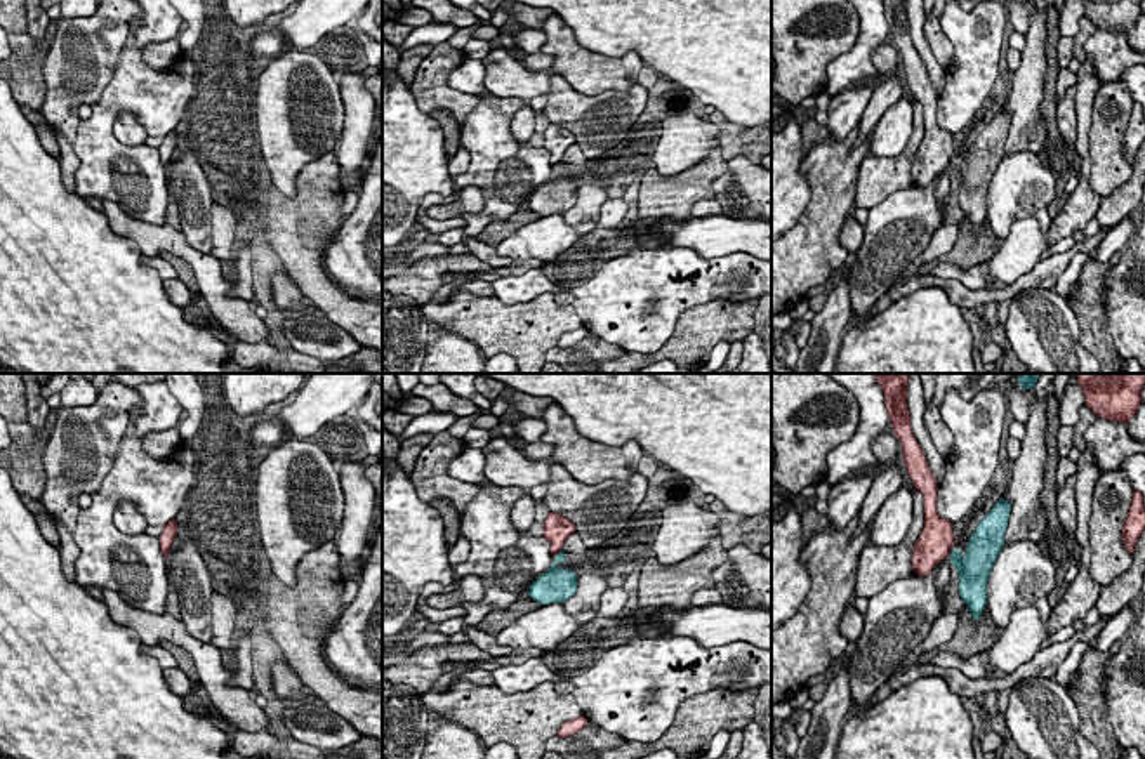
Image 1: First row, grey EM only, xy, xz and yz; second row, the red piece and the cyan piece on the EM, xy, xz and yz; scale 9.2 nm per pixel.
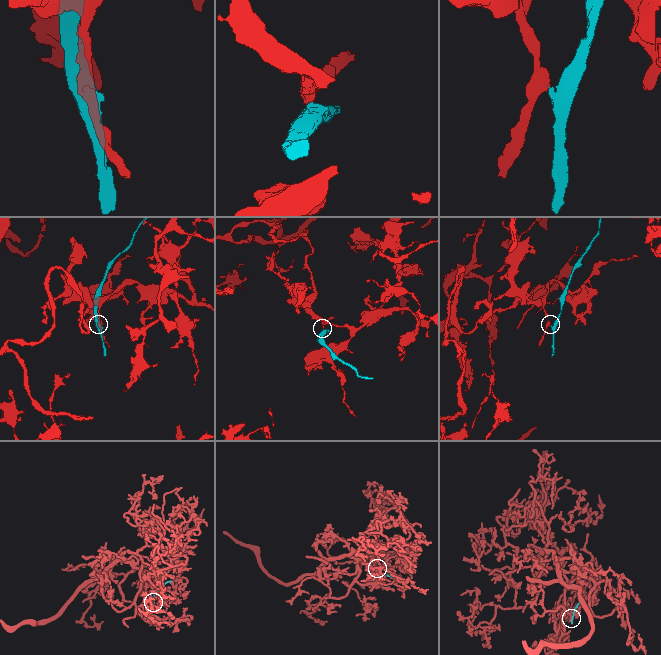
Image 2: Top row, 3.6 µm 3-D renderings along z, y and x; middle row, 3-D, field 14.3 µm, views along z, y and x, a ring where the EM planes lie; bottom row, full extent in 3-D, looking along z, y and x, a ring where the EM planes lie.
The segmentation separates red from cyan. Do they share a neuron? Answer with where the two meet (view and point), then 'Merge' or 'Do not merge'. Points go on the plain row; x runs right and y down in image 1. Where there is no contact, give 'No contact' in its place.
Touches red at yz (949, 164). Do not merge

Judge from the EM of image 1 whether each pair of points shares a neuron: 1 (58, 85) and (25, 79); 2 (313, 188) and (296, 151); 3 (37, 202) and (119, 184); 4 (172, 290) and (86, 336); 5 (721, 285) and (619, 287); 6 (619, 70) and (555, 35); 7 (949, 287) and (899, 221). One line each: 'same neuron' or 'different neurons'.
1: different neurons
2: different neurons
3: different neurons
4: different neurons
5: same neuron
6: same neuron
7: different neurons

